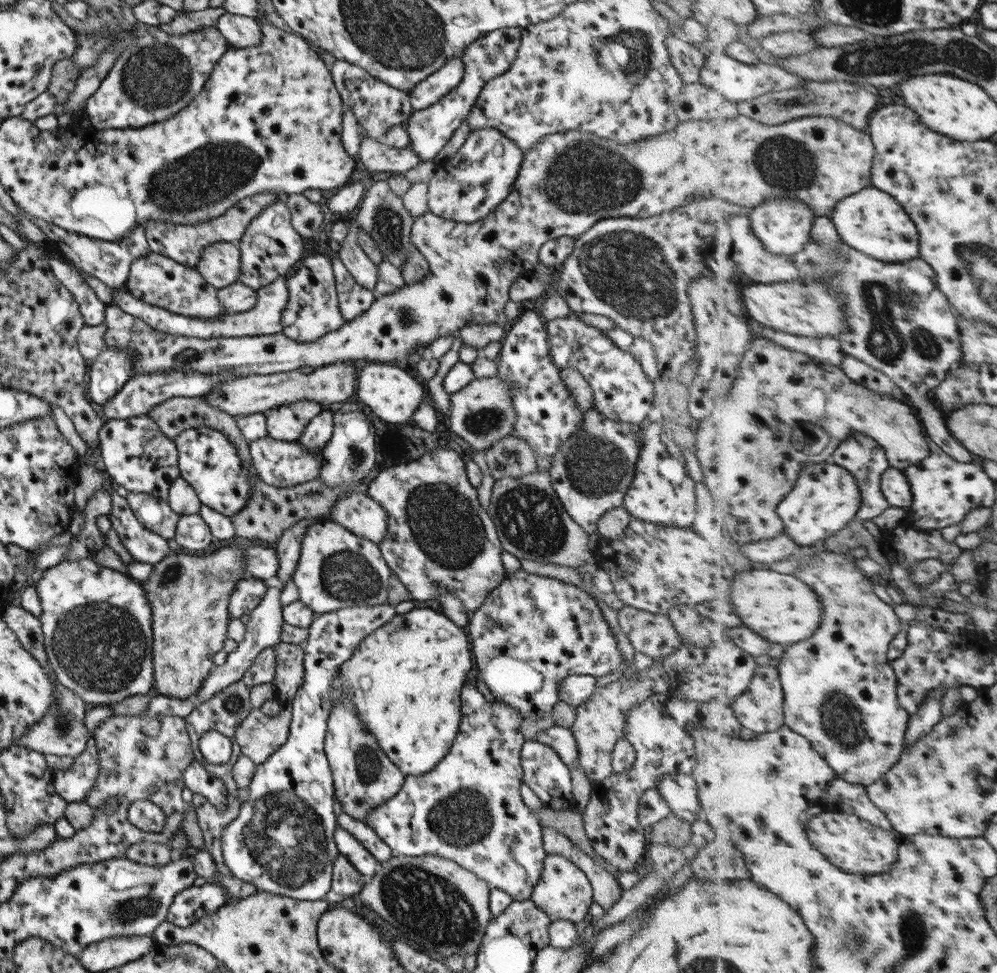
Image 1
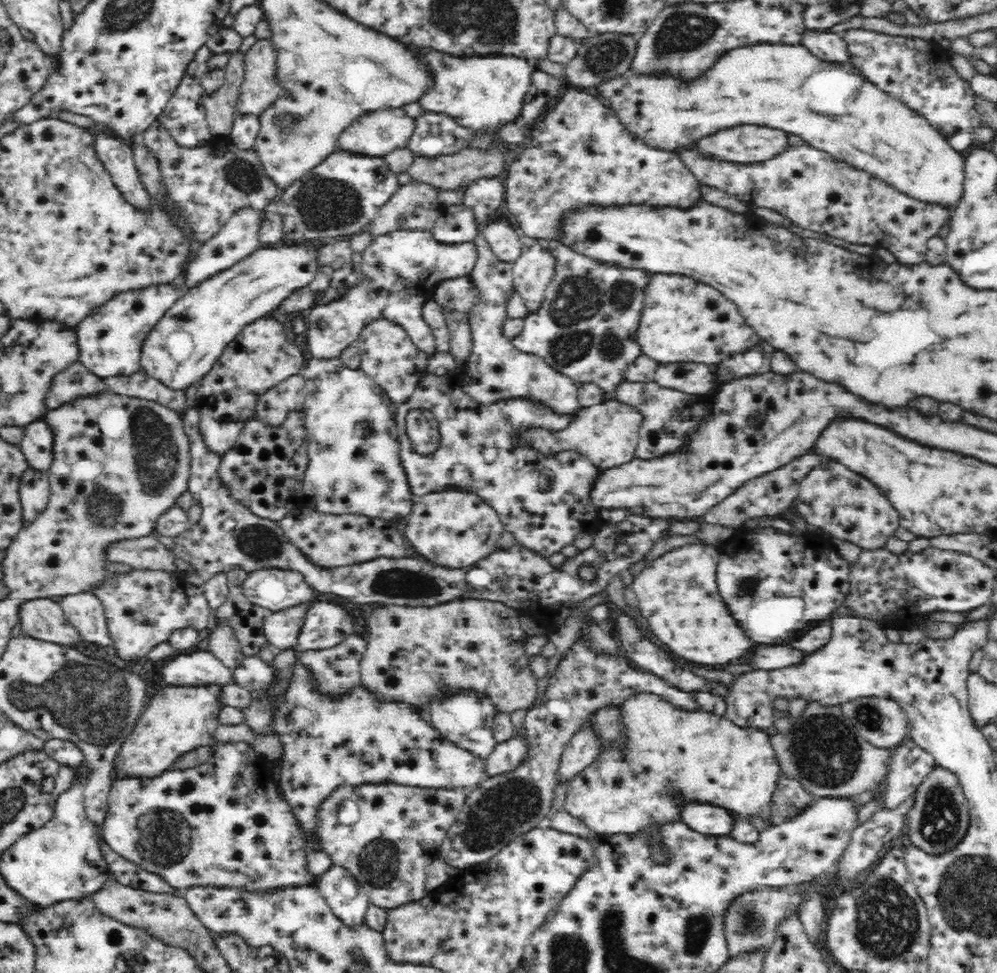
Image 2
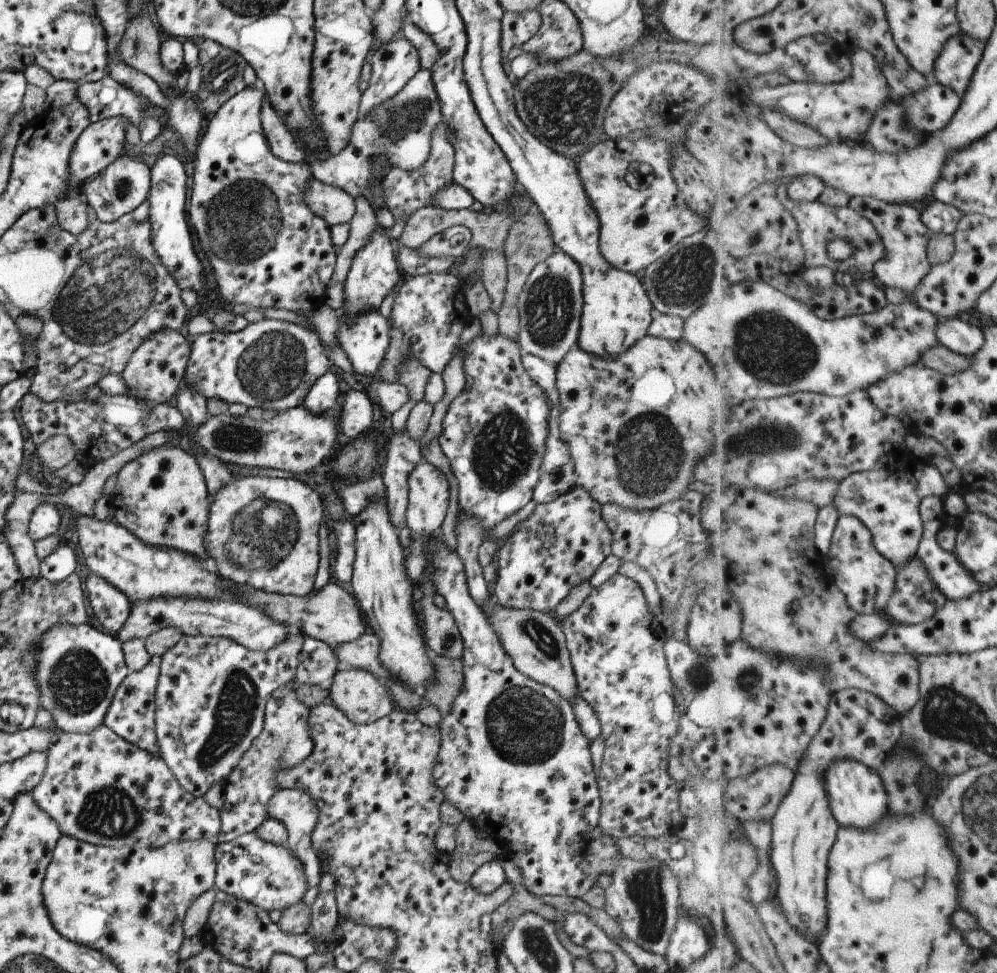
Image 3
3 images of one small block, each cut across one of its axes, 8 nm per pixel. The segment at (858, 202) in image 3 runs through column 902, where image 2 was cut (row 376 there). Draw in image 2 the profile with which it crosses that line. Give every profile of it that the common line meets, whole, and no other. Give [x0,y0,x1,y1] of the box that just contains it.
[194,316,304,456]

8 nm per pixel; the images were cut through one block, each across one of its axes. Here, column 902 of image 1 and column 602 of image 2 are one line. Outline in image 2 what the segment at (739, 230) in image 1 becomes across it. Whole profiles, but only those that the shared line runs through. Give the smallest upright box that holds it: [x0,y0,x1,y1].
[510,238,647,393]

